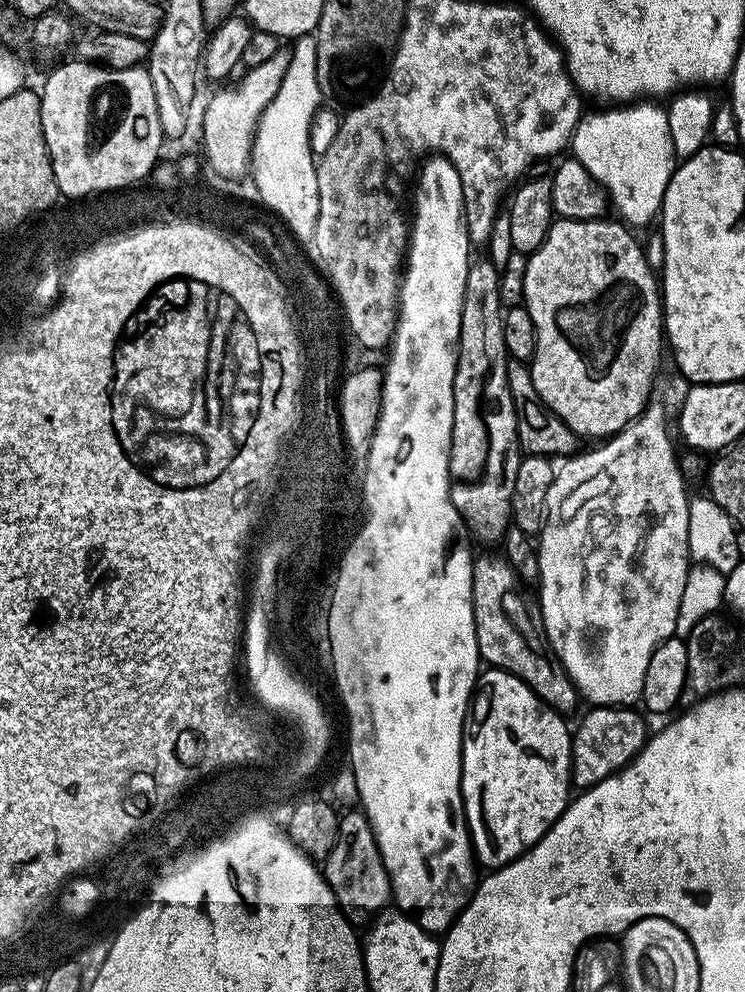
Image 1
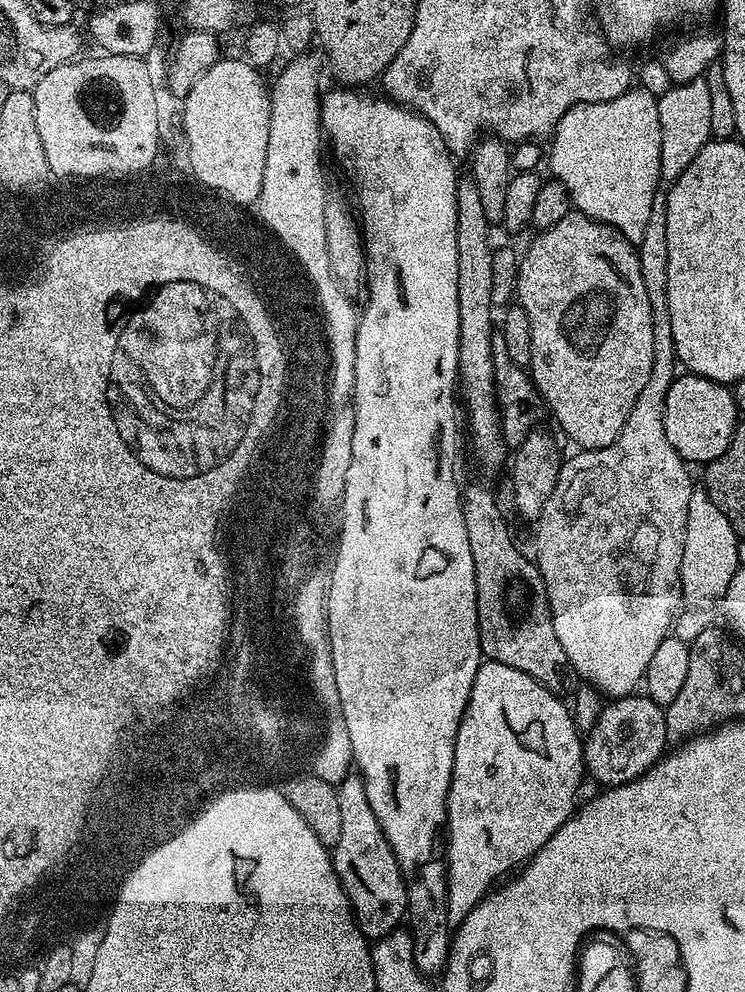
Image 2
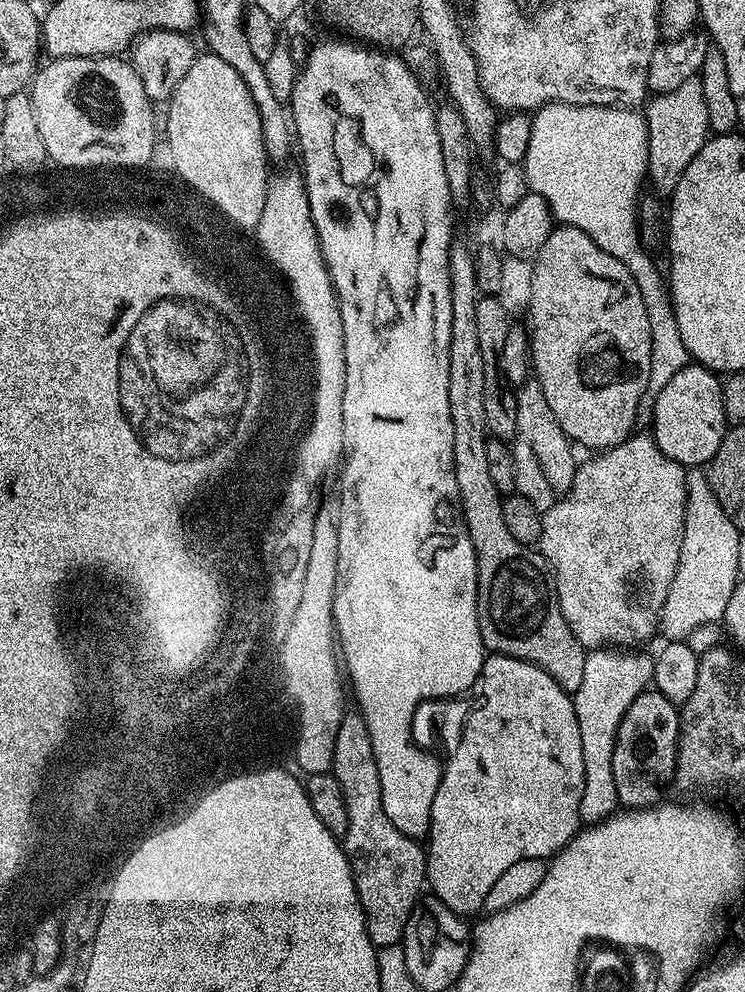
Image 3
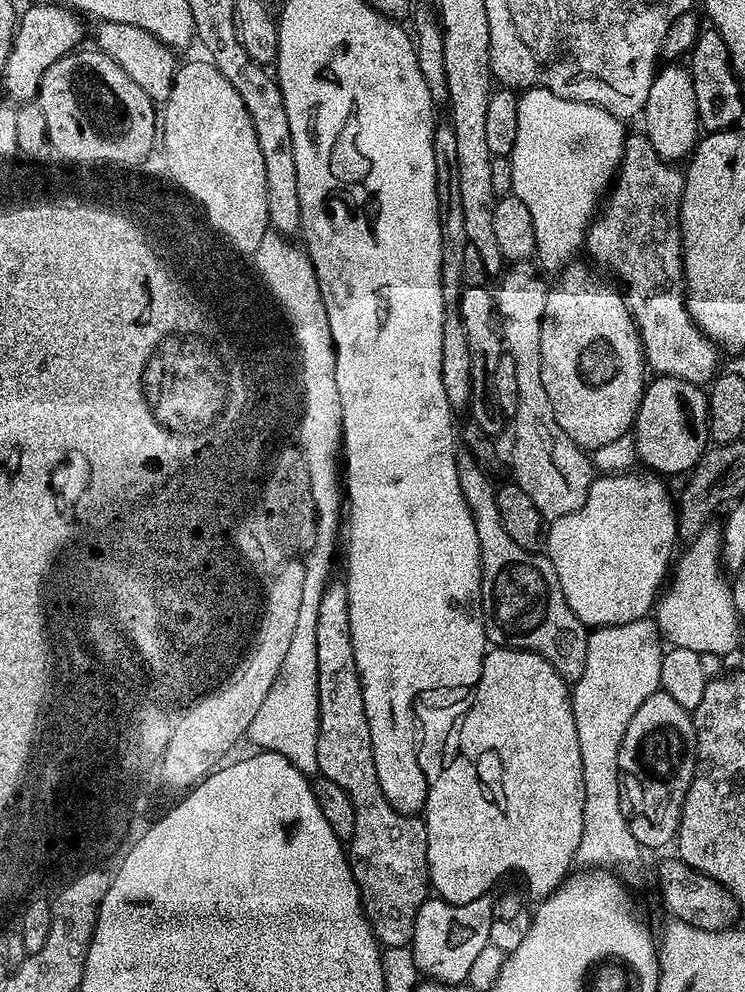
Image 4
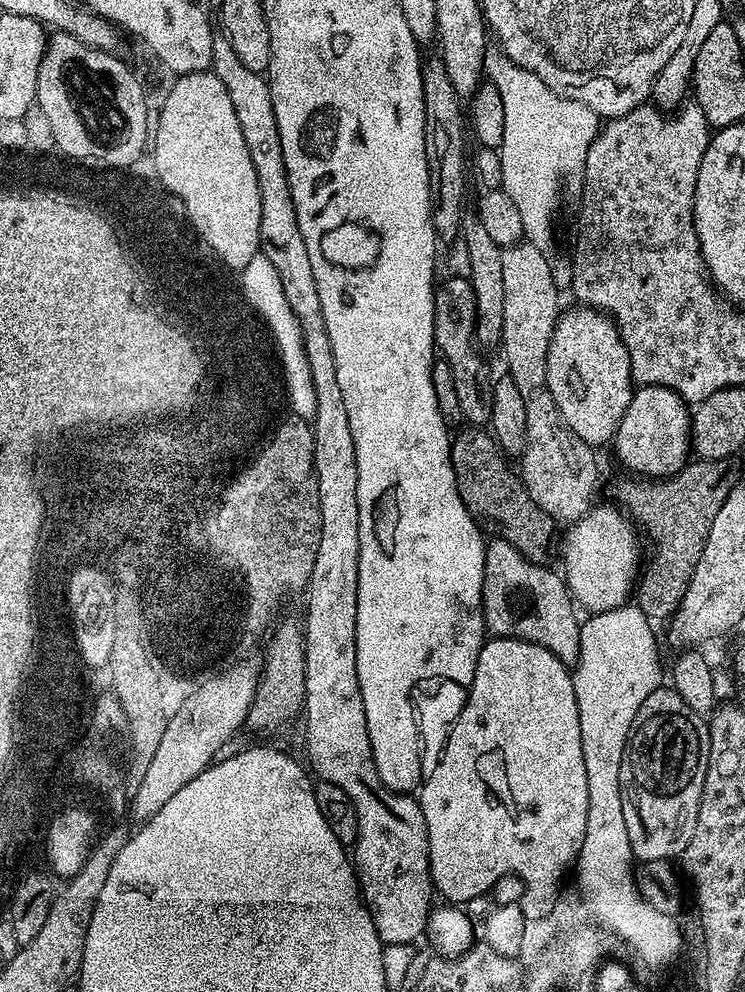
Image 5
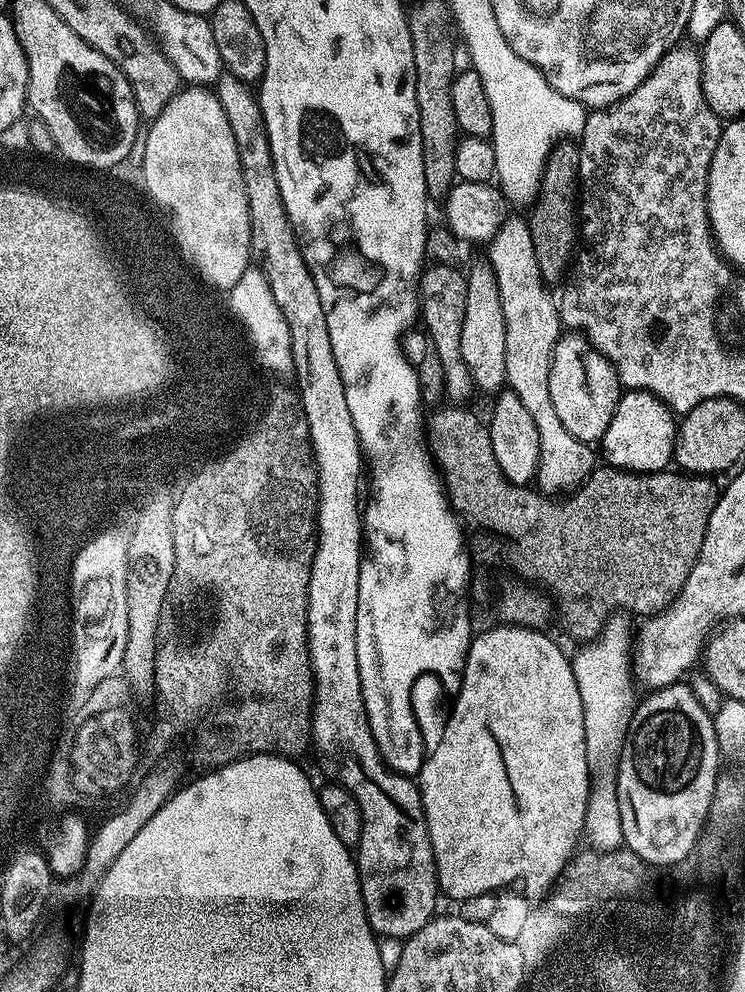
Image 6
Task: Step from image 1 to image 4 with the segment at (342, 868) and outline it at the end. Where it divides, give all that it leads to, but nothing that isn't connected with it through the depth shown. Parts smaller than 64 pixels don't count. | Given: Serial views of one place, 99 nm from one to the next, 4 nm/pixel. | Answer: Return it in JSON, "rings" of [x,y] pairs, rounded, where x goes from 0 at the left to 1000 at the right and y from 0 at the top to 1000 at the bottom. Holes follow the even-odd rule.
{"rings":[[[447,584],[435,592],[432,607],[427,607],[427,633],[421,638],[421,643],[427,643],[427,708],[430,709],[430,727],[427,728],[427,772],[428,781],[436,786],[448,788],[459,792],[459,796],[467,798],[475,813],[475,841],[464,855],[467,872],[472,875],[472,880],[478,886],[478,892],[483,898],[483,907],[489,911],[489,921],[494,924],[494,931],[499,935],[506,949],[515,956],[540,956],[553,951],[553,934],[558,928],[558,919],[577,903],[577,888],[574,886],[574,846],[569,836],[568,826],[562,822],[542,823],[538,819],[532,819],[523,808],[513,800],[513,792],[507,788],[507,780],[502,776],[502,756],[497,748],[497,728],[491,728],[491,712],[486,704],[486,692],[483,691],[483,677],[478,673],[475,663],[475,651],[472,650],[472,640],[470,639],[470,615],[467,614],[467,590],[460,584]]]}

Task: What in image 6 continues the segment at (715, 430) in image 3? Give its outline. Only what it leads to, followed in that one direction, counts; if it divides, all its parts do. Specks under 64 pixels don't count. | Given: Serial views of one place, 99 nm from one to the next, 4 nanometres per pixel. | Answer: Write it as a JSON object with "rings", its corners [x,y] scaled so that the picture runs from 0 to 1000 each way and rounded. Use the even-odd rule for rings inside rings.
{"rings":[[[843,393],[834,398],[830,409],[824,413],[824,421],[819,421],[819,429],[813,429],[813,438],[803,446],[811,451],[811,460],[817,469],[840,476],[890,476],[903,467],[907,454],[907,438],[910,423],[901,411],[871,395]]]}

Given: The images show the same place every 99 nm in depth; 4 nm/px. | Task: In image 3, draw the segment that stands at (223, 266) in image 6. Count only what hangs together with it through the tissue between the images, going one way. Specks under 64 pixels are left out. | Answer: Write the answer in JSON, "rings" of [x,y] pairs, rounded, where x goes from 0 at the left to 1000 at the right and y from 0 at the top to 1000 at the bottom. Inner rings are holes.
{"rings":[[[264,55],[255,71],[244,75],[244,83],[239,83],[231,92],[231,100],[224,102],[223,109],[228,117],[223,125],[232,134],[232,153],[236,153],[236,164],[243,173],[258,185],[290,202],[302,214],[309,215],[318,231],[341,232],[352,220],[352,208],[357,208],[362,162],[354,153],[352,119],[346,119],[346,107],[341,107],[341,99],[336,99],[336,91],[330,91],[330,83],[325,83],[319,71],[291,56]]]}

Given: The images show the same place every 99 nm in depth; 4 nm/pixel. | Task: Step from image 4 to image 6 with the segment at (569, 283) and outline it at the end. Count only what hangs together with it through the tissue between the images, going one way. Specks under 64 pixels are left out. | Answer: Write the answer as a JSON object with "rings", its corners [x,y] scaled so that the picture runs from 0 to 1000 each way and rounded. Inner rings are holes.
{"rings":[[[783,337],[753,338],[738,369],[738,402],[744,404],[744,413],[749,413],[749,421],[754,421],[754,429],[781,447],[799,449],[813,438],[834,398],[835,388],[821,366]]]}

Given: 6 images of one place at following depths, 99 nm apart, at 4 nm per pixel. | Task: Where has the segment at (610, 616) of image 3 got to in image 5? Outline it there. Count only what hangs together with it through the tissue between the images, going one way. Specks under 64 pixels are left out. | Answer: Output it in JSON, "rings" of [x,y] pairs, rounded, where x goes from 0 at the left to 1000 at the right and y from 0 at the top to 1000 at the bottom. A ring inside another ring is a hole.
{"rings":[[[803,508],[791,511],[785,520],[761,529],[762,537],[758,538],[757,545],[752,548],[752,565],[757,568],[754,580],[757,588],[762,591],[762,599],[780,614],[784,612],[785,618],[789,619],[824,615],[844,608],[856,588],[856,578],[862,573],[859,544],[854,541],[855,529],[831,511],[827,513],[816,508]]]}

